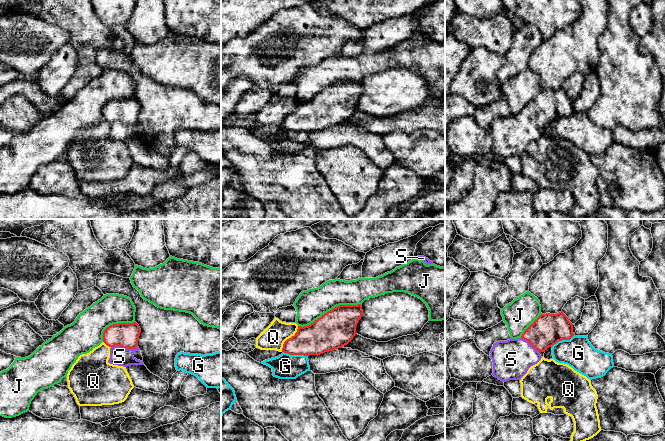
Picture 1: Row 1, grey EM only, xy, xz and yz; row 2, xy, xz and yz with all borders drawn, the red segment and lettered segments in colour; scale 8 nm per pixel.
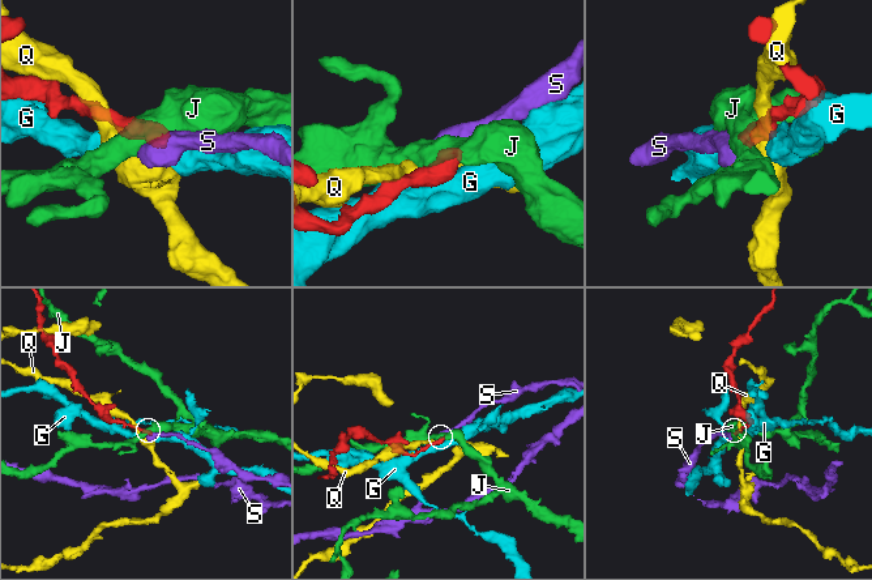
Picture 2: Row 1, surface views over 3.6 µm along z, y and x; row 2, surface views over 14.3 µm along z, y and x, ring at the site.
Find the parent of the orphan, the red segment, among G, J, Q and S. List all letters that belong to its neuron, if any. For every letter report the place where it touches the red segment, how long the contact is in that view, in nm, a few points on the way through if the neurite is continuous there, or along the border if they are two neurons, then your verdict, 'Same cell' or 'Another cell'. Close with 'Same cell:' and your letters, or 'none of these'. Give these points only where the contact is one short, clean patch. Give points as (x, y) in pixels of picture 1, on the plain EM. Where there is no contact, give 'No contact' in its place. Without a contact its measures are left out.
G: Touches red at xz (295, 130). Shared border 200 nm. Another cell
J: Touches red at xz (330, 86). Shared border 550 nm. Another cell
Q: Touches red at xz (289, 114). Shared border 240 nm. Another cell
S: Touches red at xy (124, 123). Shared border 220 nm. Path across: xy (126, 111), (124, 113), (124, 123), (119, 132). Same cell
Same cell: S

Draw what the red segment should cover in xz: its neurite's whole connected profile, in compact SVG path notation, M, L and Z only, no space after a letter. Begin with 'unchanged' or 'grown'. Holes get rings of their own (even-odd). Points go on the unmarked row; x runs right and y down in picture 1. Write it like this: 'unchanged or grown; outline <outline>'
unchanged; outline M339 81L308 102L298 102L294 112L287 115L282 128L290 131L320 131L347 121L356 111L356 102L363 90L362 81Z

